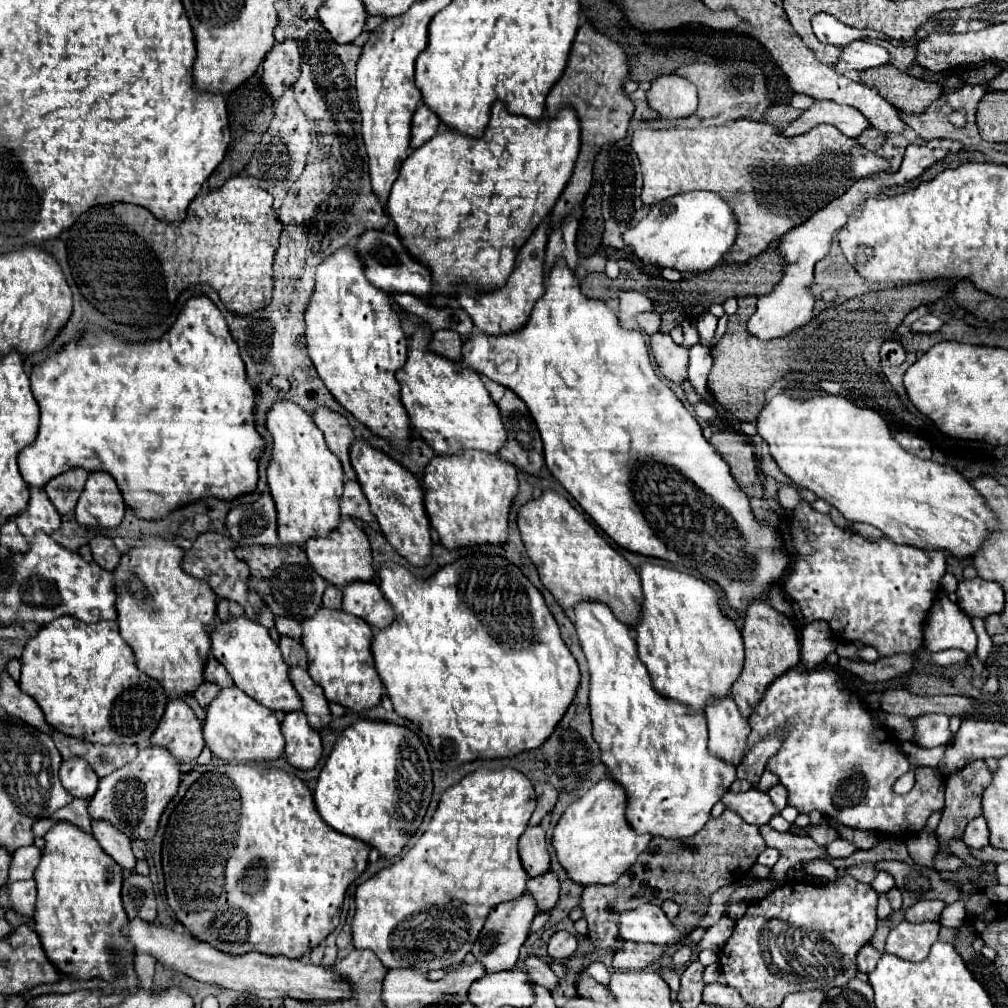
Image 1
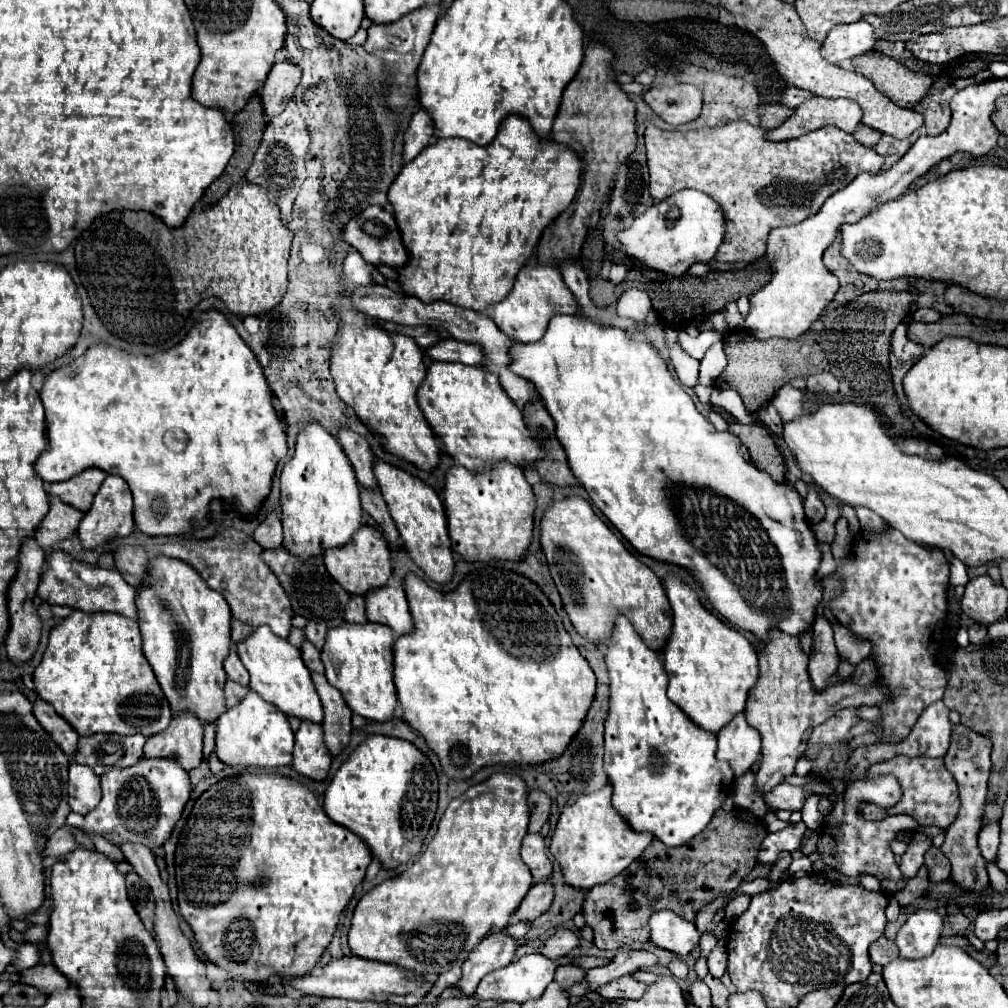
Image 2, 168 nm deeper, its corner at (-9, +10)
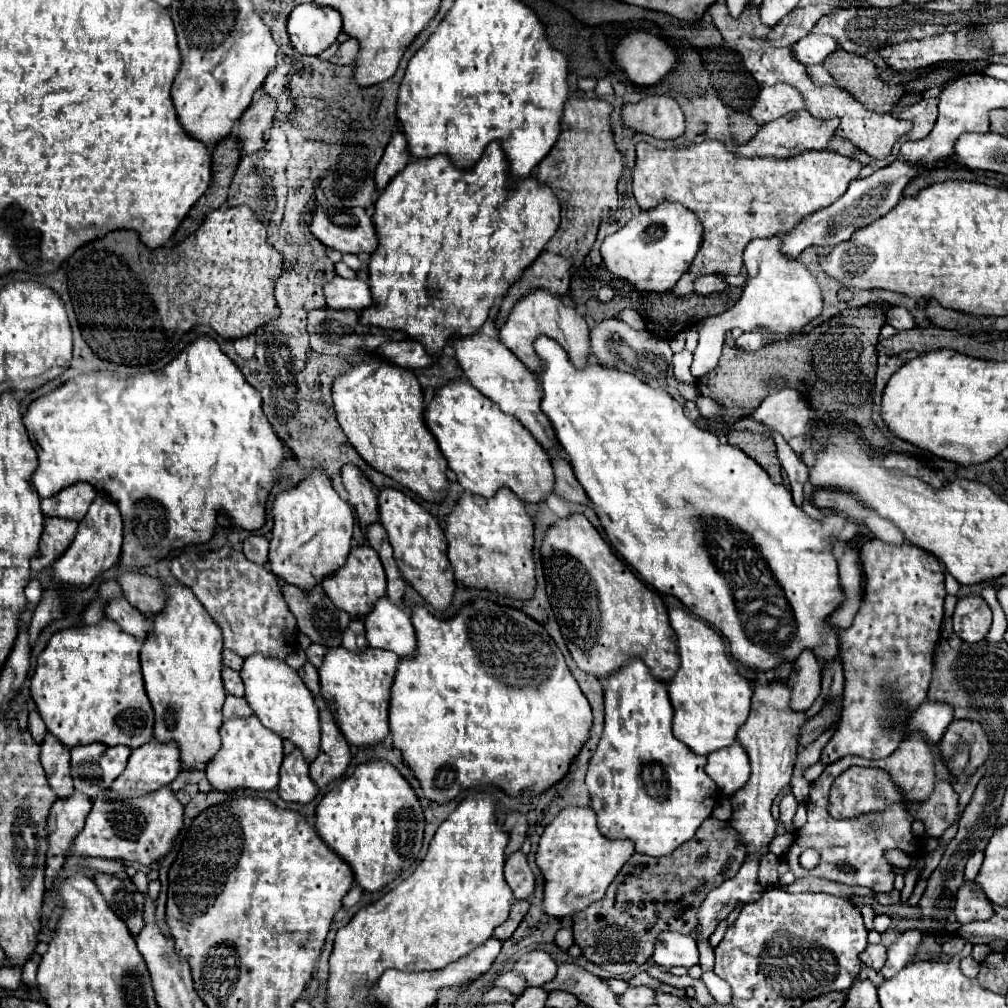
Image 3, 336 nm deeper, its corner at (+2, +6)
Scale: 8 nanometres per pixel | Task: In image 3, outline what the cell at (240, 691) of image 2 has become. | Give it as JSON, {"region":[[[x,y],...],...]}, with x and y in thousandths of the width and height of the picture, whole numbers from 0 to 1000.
{"region":[[[229,688],[225,690],[225,694],[221,698],[221,710],[223,712],[245,712],[249,708],[251,708],[251,704],[243,696],[243,692],[233,692]]]}

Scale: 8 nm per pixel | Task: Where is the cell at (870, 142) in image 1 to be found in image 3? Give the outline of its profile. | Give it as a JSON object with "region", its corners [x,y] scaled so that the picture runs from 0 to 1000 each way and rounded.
{"region":[[[826,135],[818,147],[826,149],[826,151],[830,151],[834,155],[846,155],[846,151],[848,151],[848,145],[842,139],[832,137],[832,135]]]}

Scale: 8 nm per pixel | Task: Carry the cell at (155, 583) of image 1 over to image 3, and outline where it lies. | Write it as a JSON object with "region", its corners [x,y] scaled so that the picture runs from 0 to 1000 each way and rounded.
{"region":[[[172,579],[164,585],[166,603],[148,613],[152,625],[140,645],[144,685],[154,704],[152,732],[180,740],[180,764],[203,764],[219,742],[219,702],[225,690],[219,675],[219,623],[184,581]]]}

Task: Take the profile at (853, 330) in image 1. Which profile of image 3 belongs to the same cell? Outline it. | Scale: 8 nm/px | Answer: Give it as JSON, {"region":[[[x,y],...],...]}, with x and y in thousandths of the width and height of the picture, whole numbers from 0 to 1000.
{"region":[[[854,304],[836,308],[803,331],[767,339],[751,349],[719,343],[713,361],[707,369],[691,377],[691,385],[695,393],[705,395],[719,405],[717,417],[723,421],[743,413],[767,387],[791,385],[811,409],[813,417],[836,413],[836,417],[848,419],[858,427],[864,423],[864,387],[870,369],[868,341],[876,321],[878,313],[874,308]]]}

